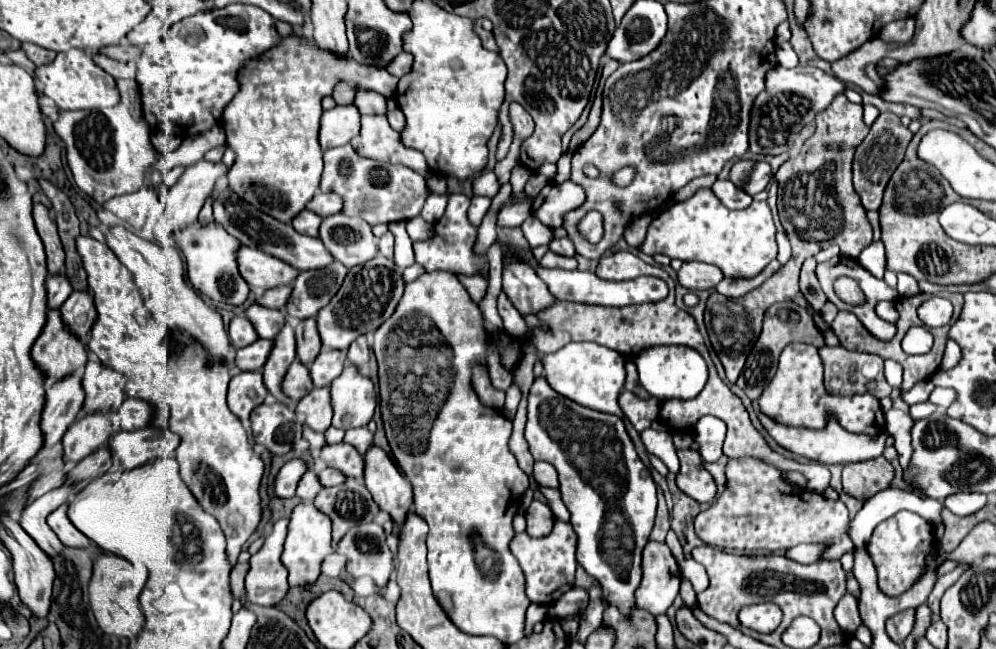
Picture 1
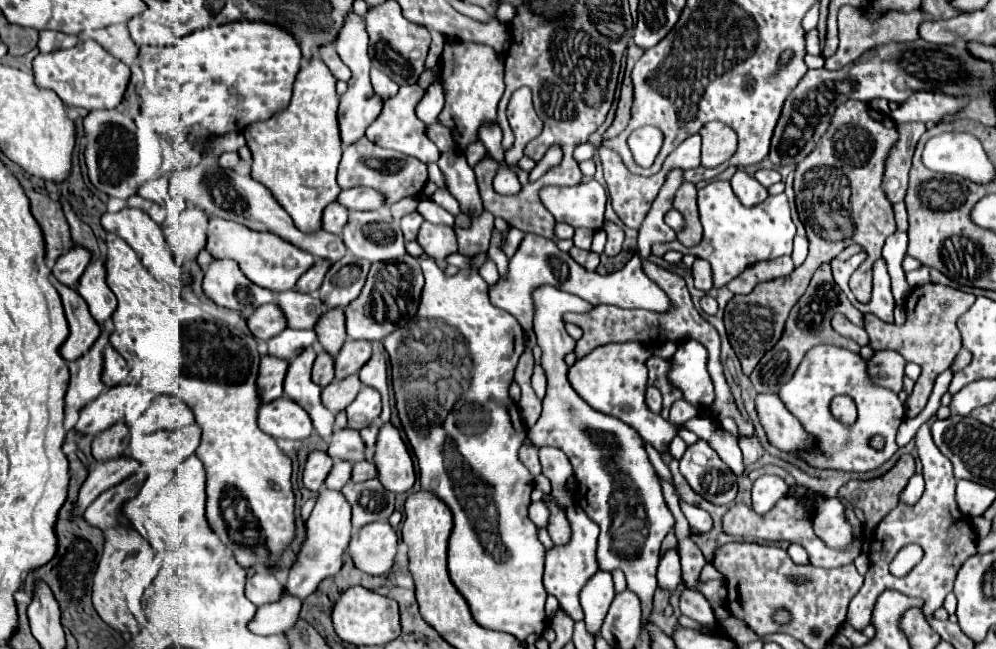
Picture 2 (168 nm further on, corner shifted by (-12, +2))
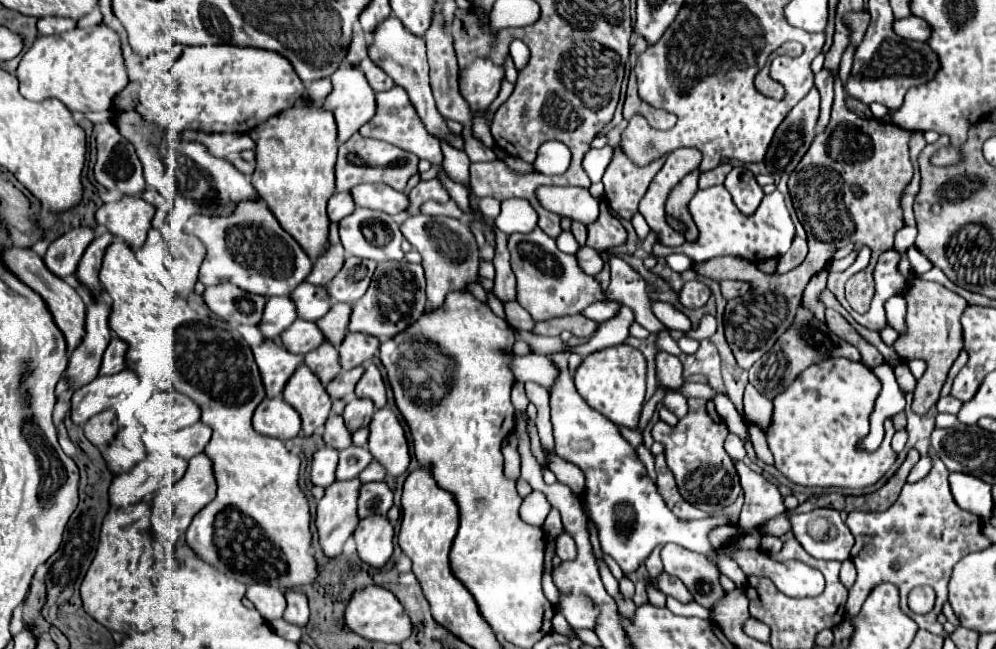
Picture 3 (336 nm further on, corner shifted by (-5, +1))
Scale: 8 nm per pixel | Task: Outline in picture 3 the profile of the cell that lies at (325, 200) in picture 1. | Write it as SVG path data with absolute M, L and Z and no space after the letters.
M385 183L357 185L351 189L351 195L353 195L357 207L379 209L389 215L405 213L409 207L409 197L401 191L395 191L393 187L387 187Z

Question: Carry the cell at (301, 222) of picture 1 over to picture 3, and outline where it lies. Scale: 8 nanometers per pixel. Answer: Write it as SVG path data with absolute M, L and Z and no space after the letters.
M335 193L327 205L327 213L331 221L341 221L353 209L355 209L355 201L351 199L351 193Z

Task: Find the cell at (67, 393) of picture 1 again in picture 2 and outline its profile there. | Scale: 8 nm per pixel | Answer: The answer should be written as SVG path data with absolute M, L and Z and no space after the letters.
M102 334L88 354L70 362L70 384L66 392L66 406L80 410L80 406L92 402L98 394L106 390L100 380L102 372L102 348L108 342L108 334Z

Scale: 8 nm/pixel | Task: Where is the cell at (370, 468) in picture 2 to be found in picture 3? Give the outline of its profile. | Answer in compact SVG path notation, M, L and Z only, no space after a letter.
M371 461L371 465L359 475L359 479L363 483L369 483L369 481L383 481L387 475L387 471L383 471L383 465L377 463L377 461Z

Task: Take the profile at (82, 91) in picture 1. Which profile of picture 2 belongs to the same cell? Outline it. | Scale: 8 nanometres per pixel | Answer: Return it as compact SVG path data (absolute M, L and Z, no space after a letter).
M80 40L74 48L38 54L34 58L34 76L38 86L54 90L66 106L102 110L116 108L122 102L122 96L130 80L130 68L114 56L110 56L98 42Z

